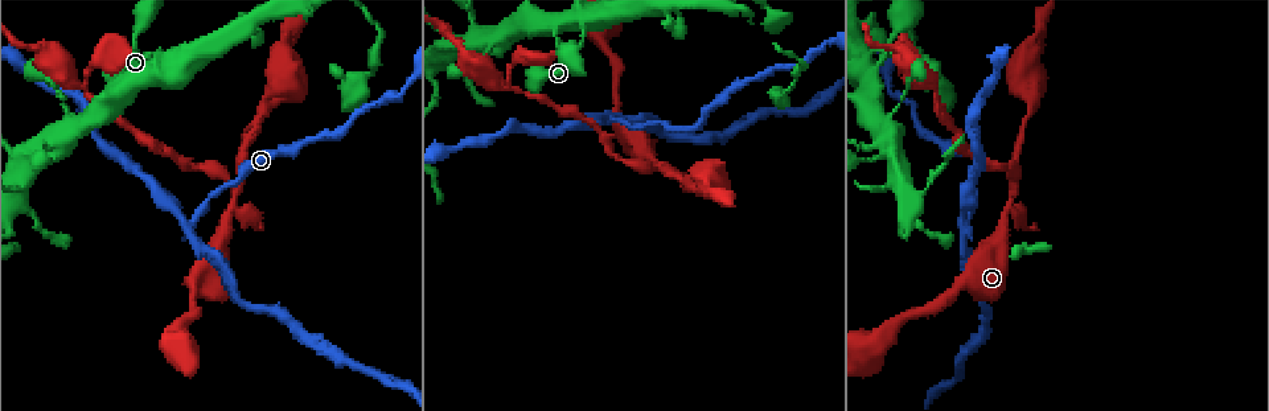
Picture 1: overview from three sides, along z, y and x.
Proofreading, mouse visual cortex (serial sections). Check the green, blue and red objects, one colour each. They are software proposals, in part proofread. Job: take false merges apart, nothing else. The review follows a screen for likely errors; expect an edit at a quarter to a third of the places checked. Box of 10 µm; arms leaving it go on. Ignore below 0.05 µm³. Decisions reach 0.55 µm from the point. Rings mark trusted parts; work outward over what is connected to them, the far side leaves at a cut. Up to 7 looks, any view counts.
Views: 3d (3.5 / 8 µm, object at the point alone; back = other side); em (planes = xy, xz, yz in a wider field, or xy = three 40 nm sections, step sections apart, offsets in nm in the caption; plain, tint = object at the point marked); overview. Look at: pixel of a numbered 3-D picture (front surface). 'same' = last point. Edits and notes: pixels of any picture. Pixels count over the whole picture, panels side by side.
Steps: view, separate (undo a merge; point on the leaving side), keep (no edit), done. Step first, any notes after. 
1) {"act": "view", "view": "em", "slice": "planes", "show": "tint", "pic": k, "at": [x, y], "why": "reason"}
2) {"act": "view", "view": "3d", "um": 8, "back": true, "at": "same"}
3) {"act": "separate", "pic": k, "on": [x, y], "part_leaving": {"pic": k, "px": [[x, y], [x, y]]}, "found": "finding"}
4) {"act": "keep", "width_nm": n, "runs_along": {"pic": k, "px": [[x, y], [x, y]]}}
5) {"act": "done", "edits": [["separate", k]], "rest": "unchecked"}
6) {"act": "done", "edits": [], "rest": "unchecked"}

{"act": "view", "view": "3d", "um": 8, "pic": 1, "at": [613, 120], "why": "abrupt turn"}

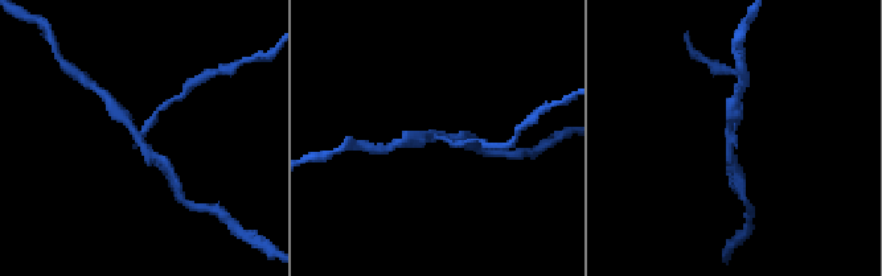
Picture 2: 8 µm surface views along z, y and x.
{"act": "view", "view": "em", "slice": "xy", "step": 1, "show": "tint", "at": "same", "arms": 3, "arm_widths_nm": [150, 250, 300]}

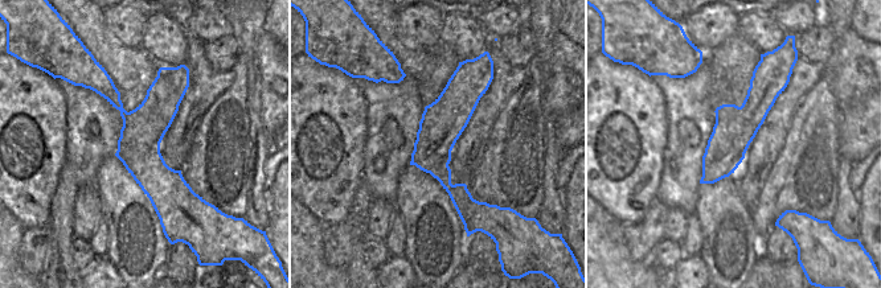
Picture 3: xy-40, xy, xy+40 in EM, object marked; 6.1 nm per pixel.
{"act": "separate", "pic": 2, "on": [158, 159], "part_leaving": {"pic": 2, "px": [[136, 135], [130, 123], [99, 91]]}, "found": "two cells meet here"}

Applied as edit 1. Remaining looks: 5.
{"act": "view", "view": "overview", "why": "see it whole again"}

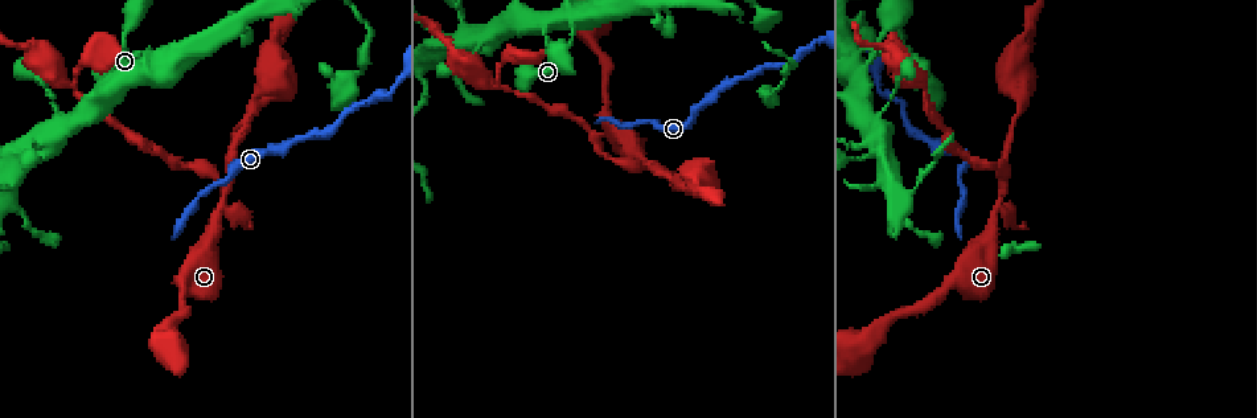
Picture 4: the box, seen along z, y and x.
{"act": "view", "view": "3d", "um": 3.5, "pic": 4, "at": [641, 166]}

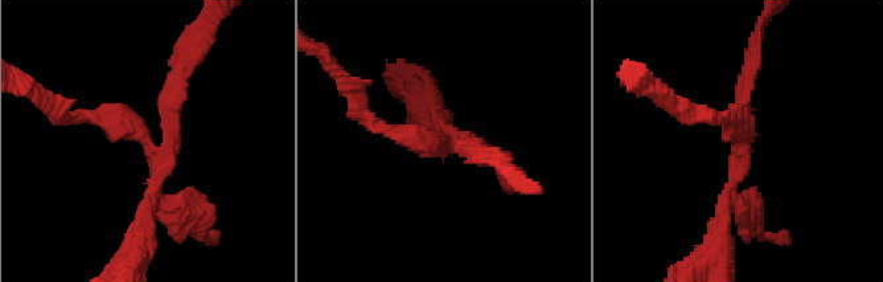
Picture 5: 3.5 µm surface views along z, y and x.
{"act": "view", "view": "em", "slice": "xy", "step": 5, "show": "tint", "pic": 5, "at": [744, 151]}

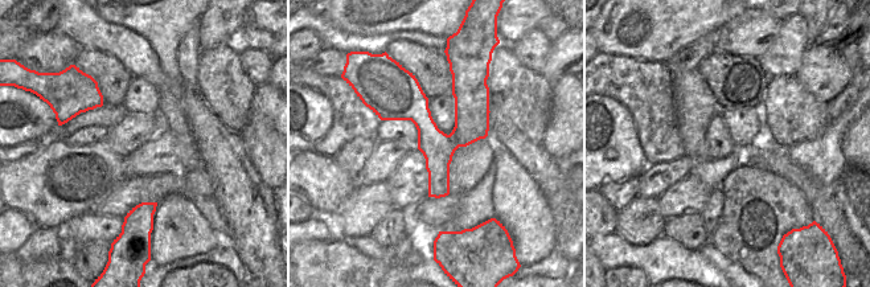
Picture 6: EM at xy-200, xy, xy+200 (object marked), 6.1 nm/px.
{"act": "separate", "pic": 5, "on": [421, 146], "part_leaving": {"pic": 5, "px": [[442, 142], [373, 125], [348, 85]]}, "found": "two cells meet here"}

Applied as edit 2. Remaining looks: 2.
{"act": "view", "view": "3d", "um": 3.5, "pic": 4, "at": [573, 27], "why": "sharp bend"}

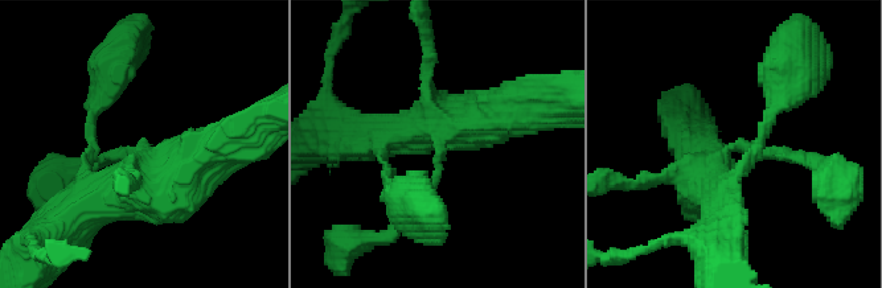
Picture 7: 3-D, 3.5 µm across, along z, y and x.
{"act": "view", "view": "em", "slice": "xy", "step": 2, "show": "tint", "pic": 7, "at": [740, 144], "arms": 4, "arm_widths_nm": [200, 500, 500, 600]}

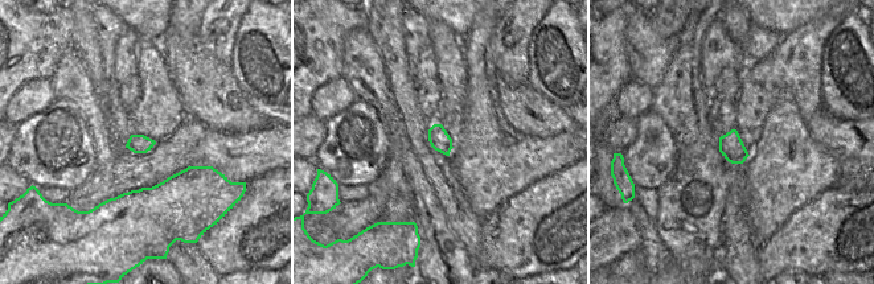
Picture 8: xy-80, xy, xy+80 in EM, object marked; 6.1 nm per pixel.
{"act": "keep", "runs_along": {"pic": 7, "px": [[815, 160], [726, 148], [720, 201]]}, "found": "continuous, no second cell"}

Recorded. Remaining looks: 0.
{"act": "done", "edits": [["separate", 2], ["separate", 5]], "rest": "unchecked"}

